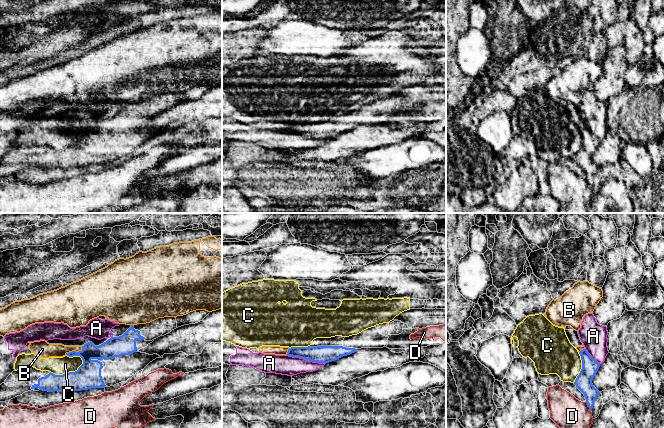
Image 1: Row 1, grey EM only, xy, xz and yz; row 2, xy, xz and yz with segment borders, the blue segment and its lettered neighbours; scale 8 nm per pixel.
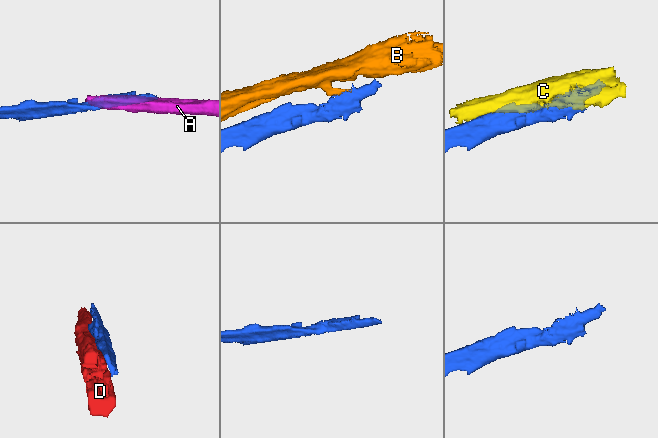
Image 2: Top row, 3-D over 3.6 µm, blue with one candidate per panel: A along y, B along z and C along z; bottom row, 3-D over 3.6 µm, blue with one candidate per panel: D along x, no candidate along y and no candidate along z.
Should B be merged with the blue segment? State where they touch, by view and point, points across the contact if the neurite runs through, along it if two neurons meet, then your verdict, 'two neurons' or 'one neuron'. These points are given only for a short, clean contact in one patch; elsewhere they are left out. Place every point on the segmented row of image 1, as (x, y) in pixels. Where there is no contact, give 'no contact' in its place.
meets blue in xy at (74, 351); border along xy (82, 346), (78, 351), (69, 351), (65, 354); two neurons

